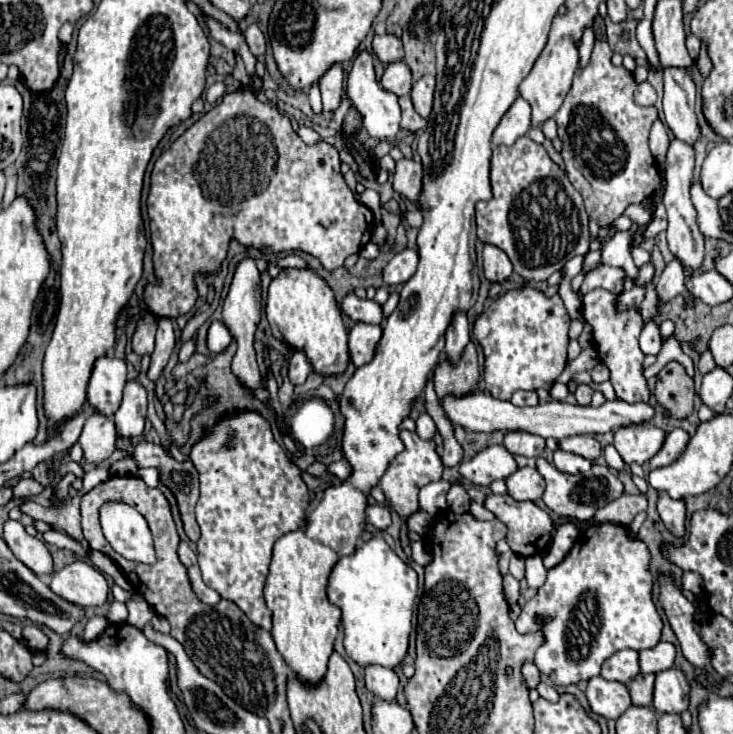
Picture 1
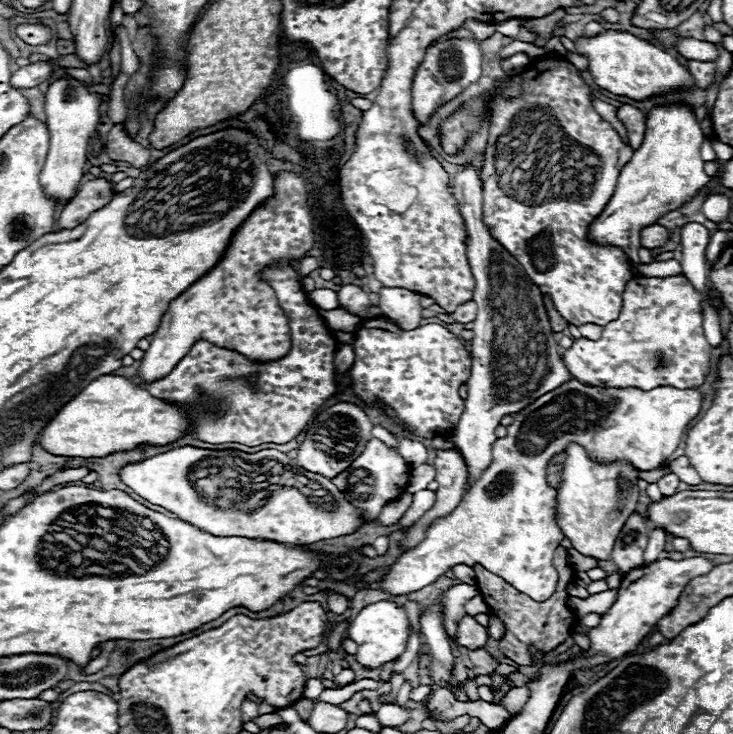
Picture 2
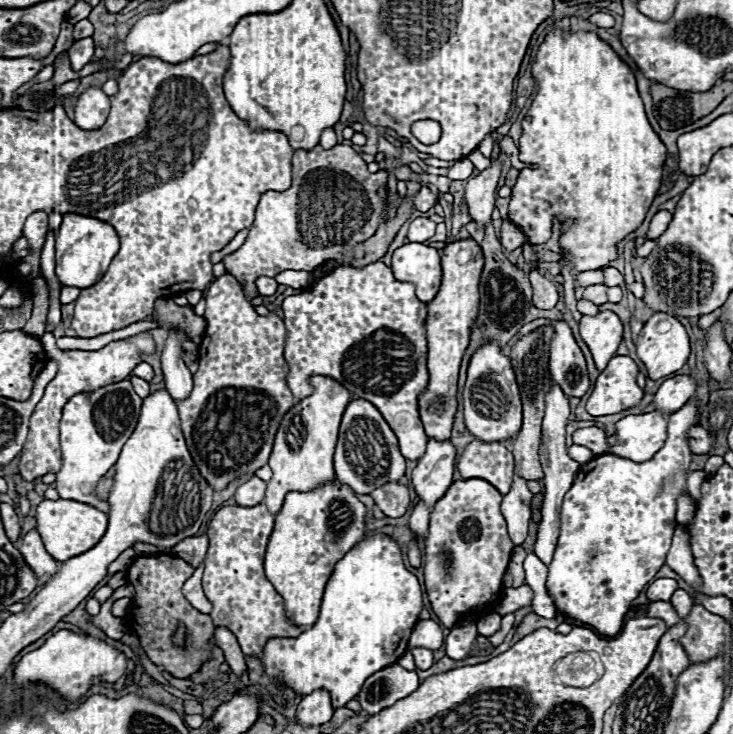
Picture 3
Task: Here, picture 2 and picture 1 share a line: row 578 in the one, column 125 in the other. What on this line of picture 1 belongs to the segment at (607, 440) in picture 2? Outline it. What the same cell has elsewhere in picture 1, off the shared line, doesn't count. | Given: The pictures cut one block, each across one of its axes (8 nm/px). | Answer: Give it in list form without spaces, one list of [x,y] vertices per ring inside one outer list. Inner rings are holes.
[[[128,380],[122,404],[114,414],[118,434],[126,438],[140,436],[144,432],[144,418],[146,418],[146,390],[140,382]],[[122,502],[104,504],[100,510],[100,522],[110,546],[126,560],[142,564],[156,562],[152,532],[138,510]]]

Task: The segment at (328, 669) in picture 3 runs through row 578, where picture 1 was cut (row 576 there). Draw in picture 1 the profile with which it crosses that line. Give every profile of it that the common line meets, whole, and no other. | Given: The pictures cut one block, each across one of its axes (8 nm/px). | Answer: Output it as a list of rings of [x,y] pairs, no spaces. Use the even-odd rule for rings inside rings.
[[[382,536],[362,542],[354,554],[336,562],[328,578],[328,600],[342,610],[344,648],[356,664],[394,668],[402,662],[408,650],[416,592],[418,576],[414,568],[398,558]]]

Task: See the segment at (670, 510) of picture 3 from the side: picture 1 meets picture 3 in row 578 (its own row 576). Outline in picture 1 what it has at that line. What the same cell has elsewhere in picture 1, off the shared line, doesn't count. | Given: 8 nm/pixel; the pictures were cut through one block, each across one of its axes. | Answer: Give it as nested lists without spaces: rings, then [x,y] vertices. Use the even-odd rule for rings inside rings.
[[[594,524],[580,536],[580,540],[574,544],[564,562],[548,570],[544,586],[538,590],[538,594],[532,600],[528,600],[522,606],[522,612],[516,618],[516,630],[518,632],[532,632],[536,628],[544,630],[546,642],[544,646],[538,648],[534,660],[538,670],[546,674],[552,680],[552,684],[568,686],[568,684],[578,684],[580,680],[590,680],[600,674],[602,662],[610,658],[614,652],[624,648],[644,650],[660,642],[662,620],[652,602],[654,578],[648,572],[648,564],[650,564],[650,554],[646,544],[638,538],[630,538],[624,526]],[[534,616],[546,616],[550,618],[550,622],[540,626],[534,620]]]

